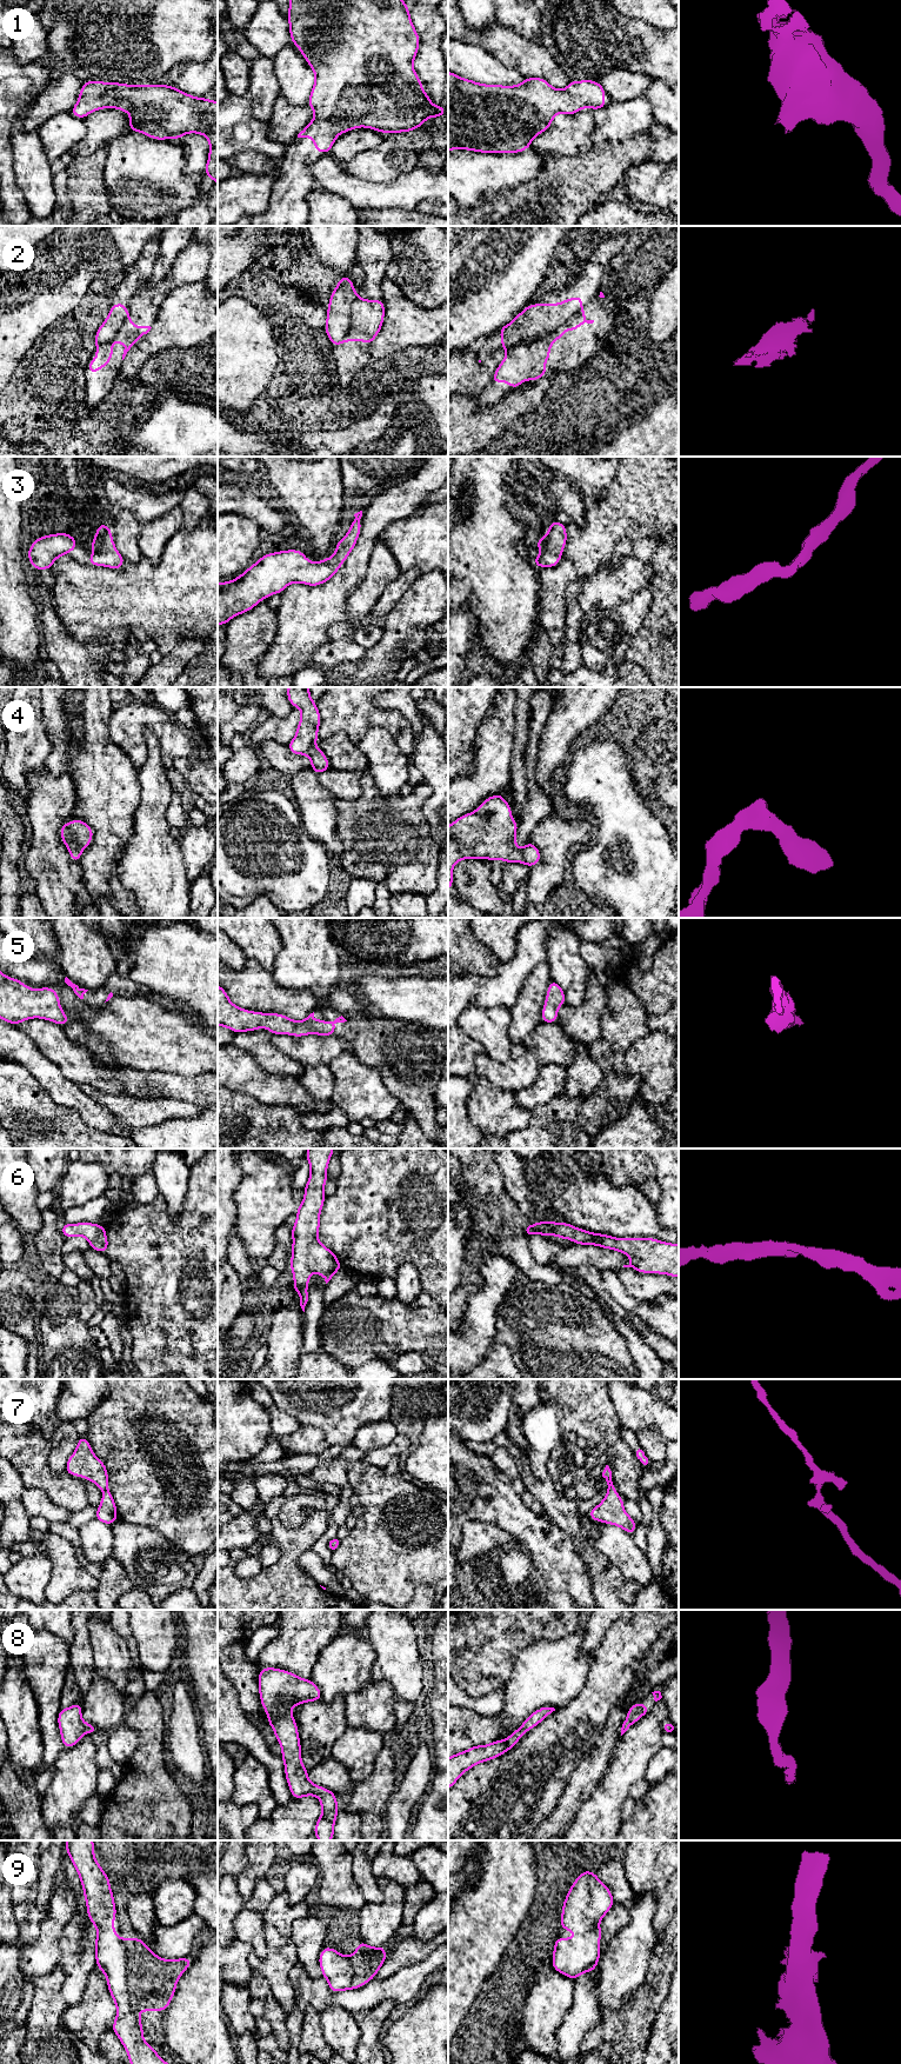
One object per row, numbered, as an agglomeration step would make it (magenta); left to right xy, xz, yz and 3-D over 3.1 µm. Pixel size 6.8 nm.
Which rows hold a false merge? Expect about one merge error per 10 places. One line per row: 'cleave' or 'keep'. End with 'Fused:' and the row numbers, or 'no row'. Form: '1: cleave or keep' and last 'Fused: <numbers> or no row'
1: keep
2: cleave
3: keep
4: keep
5: keep
6: keep
7: keep
8: keep
9: keep
Fused: 2

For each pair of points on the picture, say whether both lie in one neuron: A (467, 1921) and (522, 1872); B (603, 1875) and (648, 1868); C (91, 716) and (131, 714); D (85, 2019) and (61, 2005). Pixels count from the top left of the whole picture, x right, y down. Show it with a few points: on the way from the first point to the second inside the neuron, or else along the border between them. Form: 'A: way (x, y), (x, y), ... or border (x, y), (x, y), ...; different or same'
A: way (481, 1913), (508, 1886); same
B: border (621, 1863), (632, 1890), (636, 1896); different
C: border (113, 710), (109, 717), (108, 736), (115, 743); different
D: border (68, 2005), (62, 2016), (62, 2024), (74, 2036); different

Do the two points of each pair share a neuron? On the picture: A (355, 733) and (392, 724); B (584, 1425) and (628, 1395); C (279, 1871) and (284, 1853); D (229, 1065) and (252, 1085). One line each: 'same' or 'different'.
A: same
B: different
C: same
D: same

